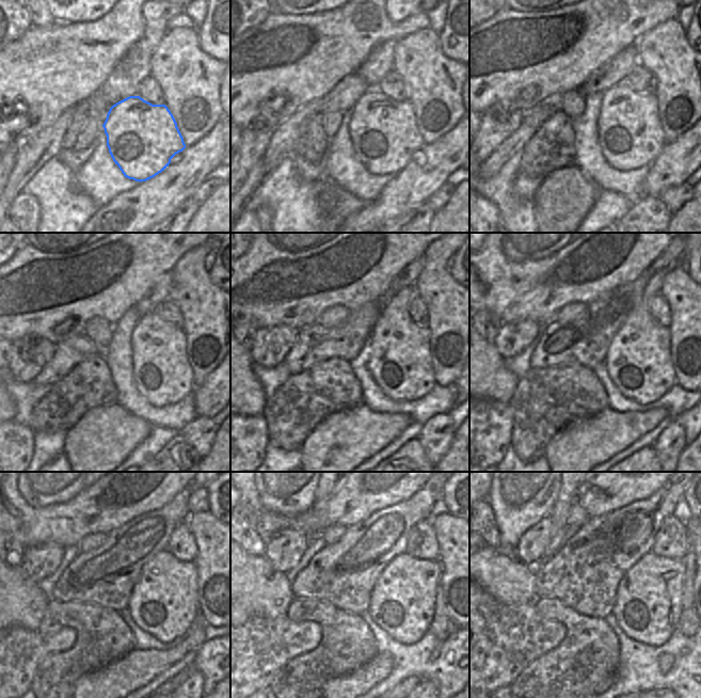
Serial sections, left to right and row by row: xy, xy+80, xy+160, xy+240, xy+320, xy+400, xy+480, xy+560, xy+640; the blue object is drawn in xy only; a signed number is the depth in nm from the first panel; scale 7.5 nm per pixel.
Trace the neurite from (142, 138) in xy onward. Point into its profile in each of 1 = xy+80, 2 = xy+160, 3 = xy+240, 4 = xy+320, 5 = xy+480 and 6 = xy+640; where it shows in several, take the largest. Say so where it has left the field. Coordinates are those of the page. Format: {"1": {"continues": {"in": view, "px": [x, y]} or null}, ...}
{"1": {"continues": {"in": "xy+80", "px": [383, 131]}}, "2": {"continues": {"in": "xy+160", "px": [631, 136]}}, "3": {"continues": {"in": "xy+240", "px": [161, 370]}}, "4": {"continues": {"in": "xy+320", "px": [400, 363]}}, "5": {"continues": {"in": "xy+480", "px": [163, 603]}}, "6": {"continues": {"in": "xy+640", "px": [649, 601]}}}

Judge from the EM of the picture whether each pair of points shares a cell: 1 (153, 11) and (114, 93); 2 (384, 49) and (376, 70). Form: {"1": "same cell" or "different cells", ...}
{"1": "same cell", "2": "same cell"}

